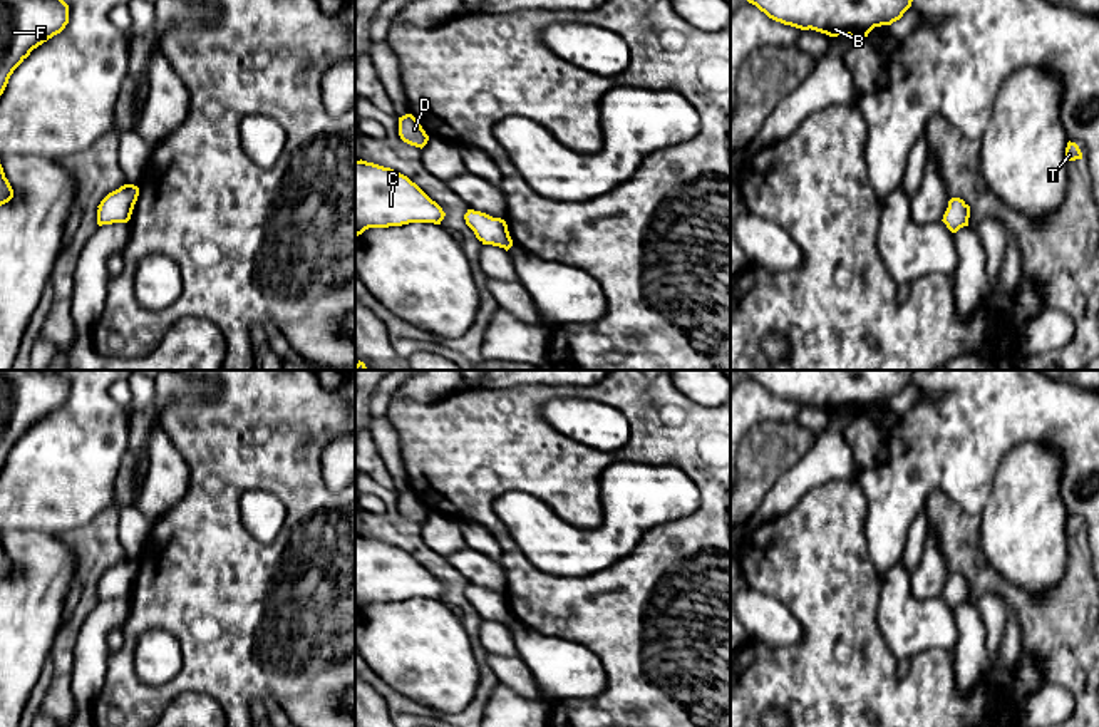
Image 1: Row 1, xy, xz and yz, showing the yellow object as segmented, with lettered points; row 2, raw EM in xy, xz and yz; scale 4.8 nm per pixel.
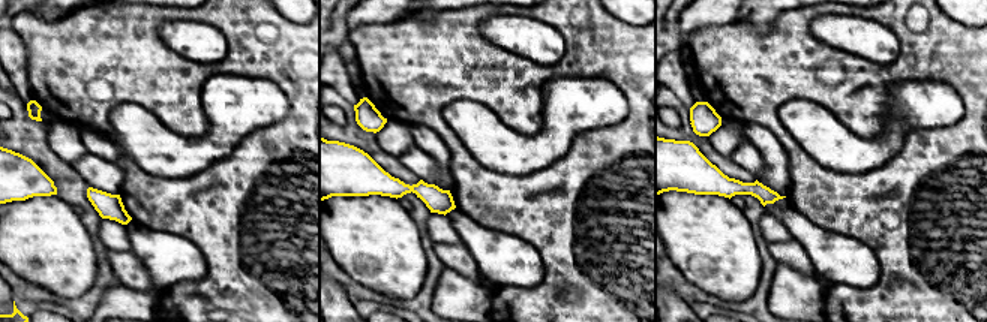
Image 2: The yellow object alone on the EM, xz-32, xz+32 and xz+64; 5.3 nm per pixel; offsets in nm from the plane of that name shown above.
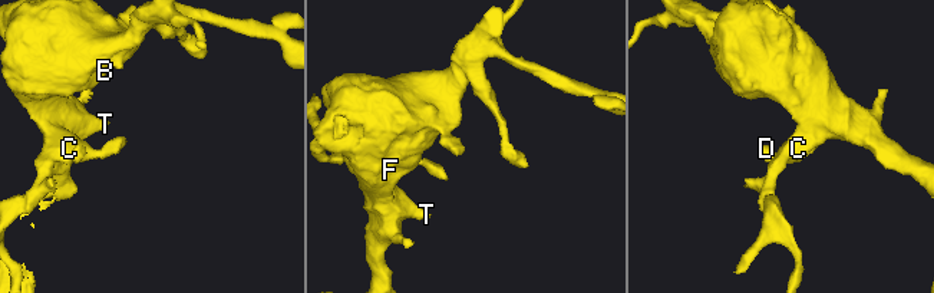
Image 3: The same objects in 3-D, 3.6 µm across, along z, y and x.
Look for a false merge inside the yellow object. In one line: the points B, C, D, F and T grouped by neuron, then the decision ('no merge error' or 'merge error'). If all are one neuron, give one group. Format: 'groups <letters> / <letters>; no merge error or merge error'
groups B C D F T; no merge error

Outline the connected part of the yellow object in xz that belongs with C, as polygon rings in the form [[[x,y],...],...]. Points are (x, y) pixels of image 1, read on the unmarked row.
[[[355,536],[355,613],[369,603],[441,600],[446,588],[407,551]]]

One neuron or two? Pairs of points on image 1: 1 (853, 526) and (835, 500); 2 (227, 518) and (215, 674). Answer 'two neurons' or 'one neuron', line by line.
1: one neuron
2: one neuron

